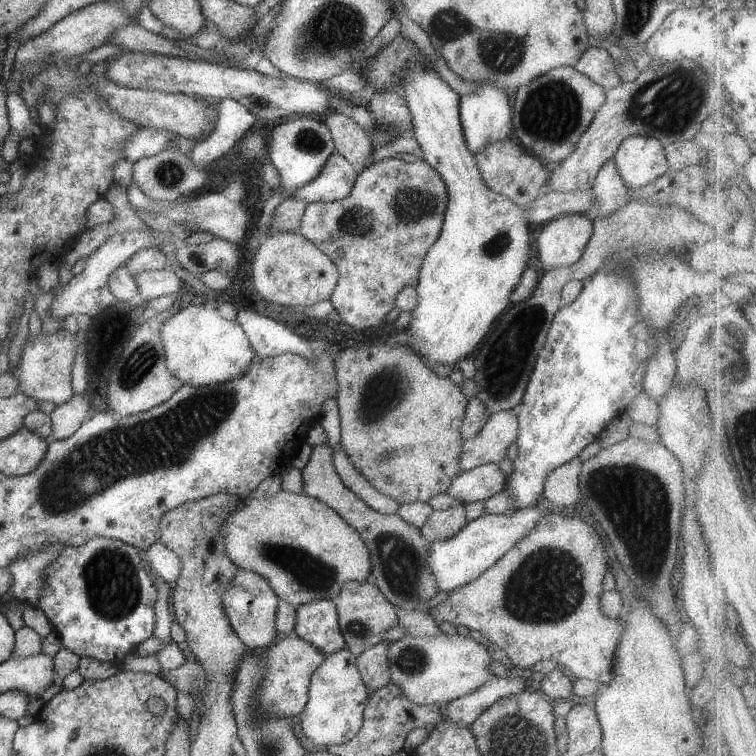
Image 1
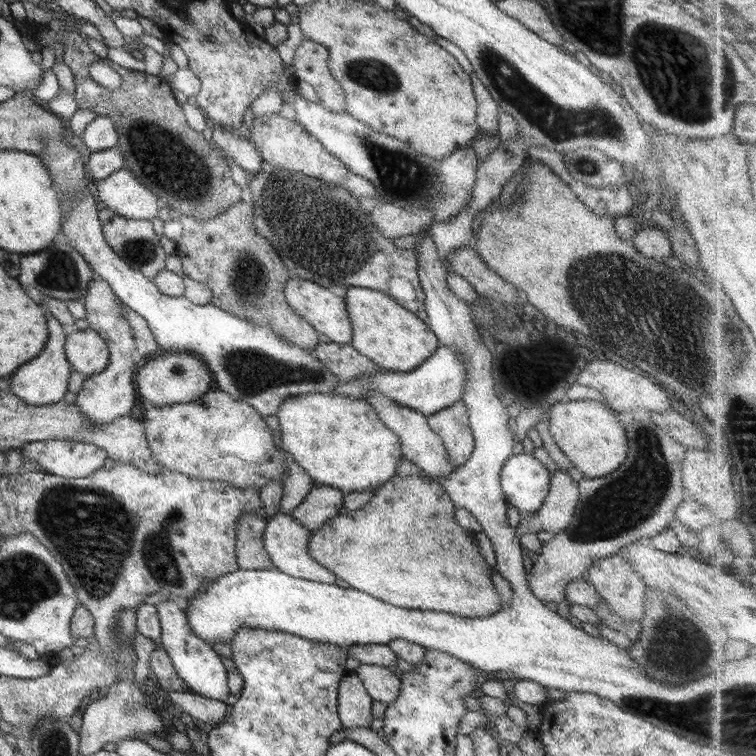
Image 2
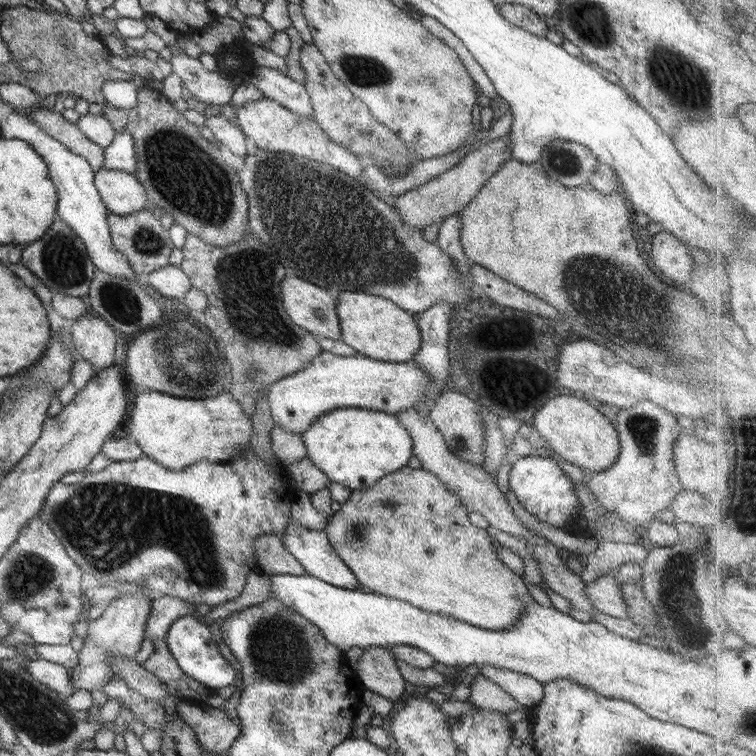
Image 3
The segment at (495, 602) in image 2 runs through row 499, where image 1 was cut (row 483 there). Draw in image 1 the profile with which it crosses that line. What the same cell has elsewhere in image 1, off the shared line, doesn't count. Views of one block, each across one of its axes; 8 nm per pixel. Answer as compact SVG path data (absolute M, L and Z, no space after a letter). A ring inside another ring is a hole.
M349 344L342 346L334 354L329 356L333 360L335 366L335 378L337 378L337 392L334 396L338 406L338 415L340 422L340 442L341 448L345 450L345 454L349 456L351 464L358 468L363 478L383 496L391 498L391 502L395 504L409 504L409 502L425 502L439 492L446 492L447 487L451 484L451 480L459 474L459 452L461 452L461 444L464 439L459 434L459 426L463 420L465 405L467 398L461 393L458 384L453 384L449 378L439 378L431 372L431 368L426 364L421 356L406 347L389 346L386 344L384 348L378 348L375 345L369 345L367 348L349 347Z

